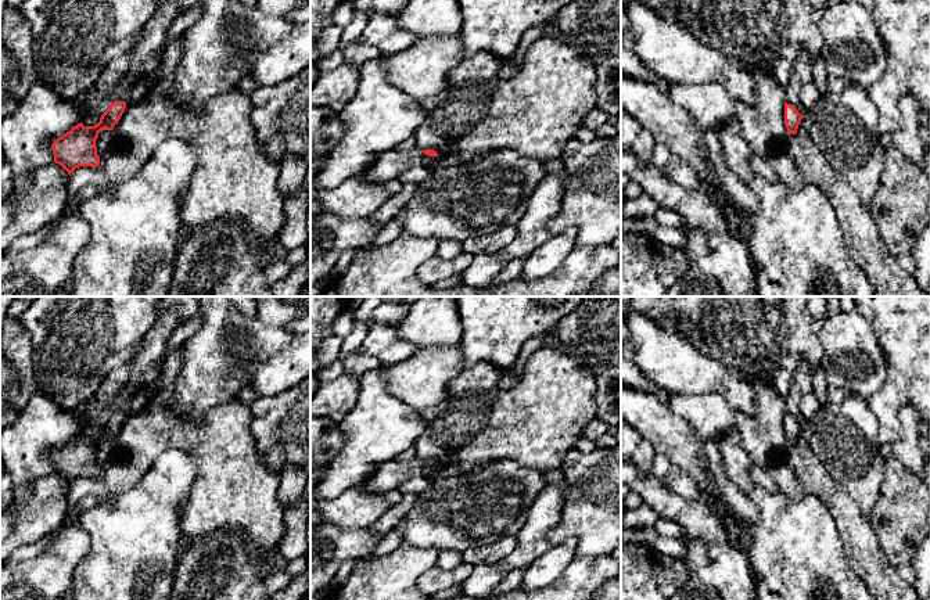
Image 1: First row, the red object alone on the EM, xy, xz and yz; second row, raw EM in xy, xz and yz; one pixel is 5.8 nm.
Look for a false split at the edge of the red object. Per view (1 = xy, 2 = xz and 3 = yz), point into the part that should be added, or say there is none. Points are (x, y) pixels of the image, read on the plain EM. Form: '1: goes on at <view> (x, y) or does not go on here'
1: goes on at xy (147, 362)
2: goes on at xz (388, 475)
3: goes on at yz (801, 383)

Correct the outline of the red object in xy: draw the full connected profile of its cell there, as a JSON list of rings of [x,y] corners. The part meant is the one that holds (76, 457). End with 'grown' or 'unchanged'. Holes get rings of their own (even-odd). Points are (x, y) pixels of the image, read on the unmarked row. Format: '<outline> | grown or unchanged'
[[[164,297],[158,309],[157,323],[129,360],[130,374],[121,391],[94,418],[86,403],[75,409],[85,428],[97,425],[100,432],[94,436],[85,436],[80,432],[53,453],[54,473],[61,475],[69,486],[79,477],[97,478],[100,475],[96,457],[98,443],[104,439],[112,441],[119,432],[133,395],[141,387],[162,378],[169,339],[179,324],[200,313],[200,299],[198,297]]] | grown

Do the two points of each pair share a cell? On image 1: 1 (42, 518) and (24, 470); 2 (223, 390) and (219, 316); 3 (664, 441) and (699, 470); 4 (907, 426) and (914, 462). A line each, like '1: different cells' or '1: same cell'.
1: different cells
2: same cell
3: same cell
4: same cell

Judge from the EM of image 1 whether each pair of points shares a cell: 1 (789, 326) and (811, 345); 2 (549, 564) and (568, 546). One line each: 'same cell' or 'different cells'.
1: same cell
2: same cell

